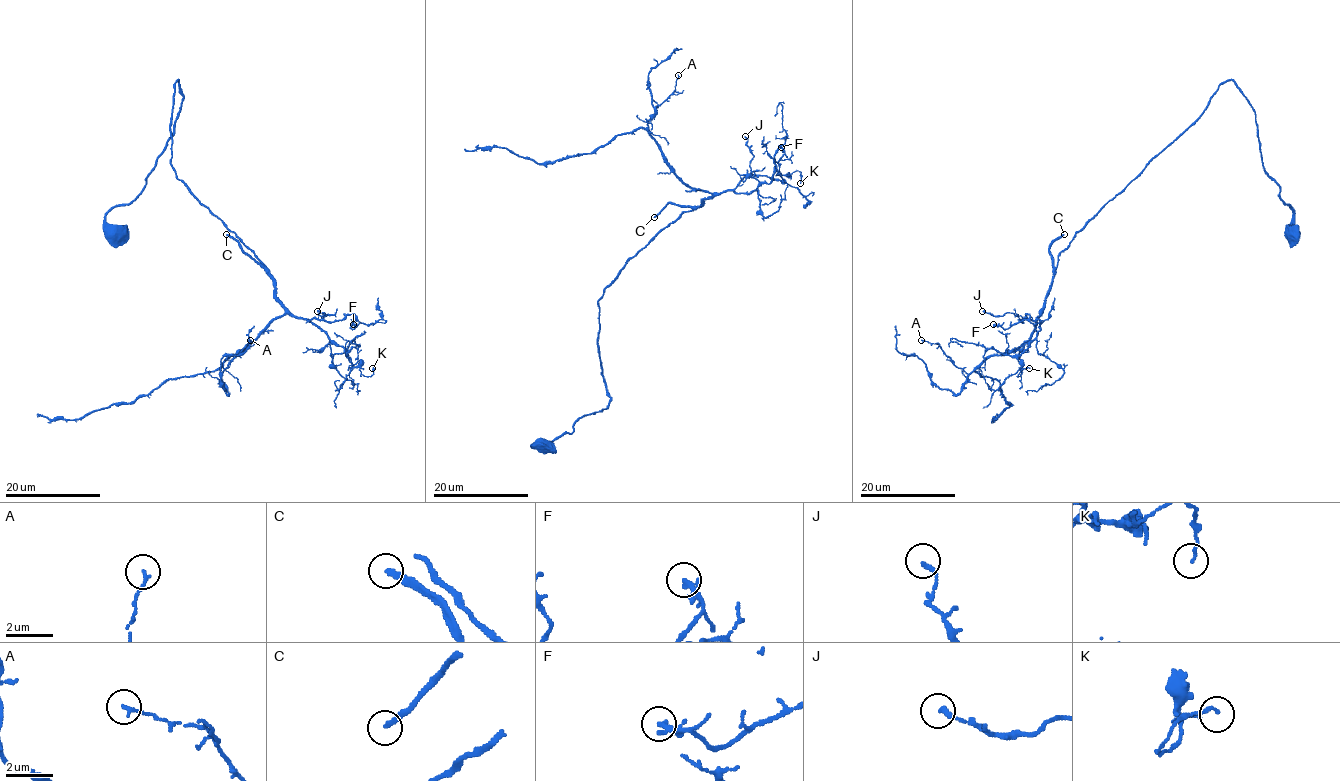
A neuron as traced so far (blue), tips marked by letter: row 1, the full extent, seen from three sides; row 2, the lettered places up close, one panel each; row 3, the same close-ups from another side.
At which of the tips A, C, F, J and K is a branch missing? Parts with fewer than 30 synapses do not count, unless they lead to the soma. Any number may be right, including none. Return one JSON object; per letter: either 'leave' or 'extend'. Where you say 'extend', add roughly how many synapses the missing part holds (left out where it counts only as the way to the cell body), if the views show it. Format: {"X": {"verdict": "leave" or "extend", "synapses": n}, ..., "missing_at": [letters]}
{"A": {"verdict": "leave"}, "C": {"verdict": "extend", "synapses": 300}, "F": {"verdict": "leave"}, "J": {"verdict": "leave"}, "K": {"verdict": "leave"}, "missing_at": ["C"]}

